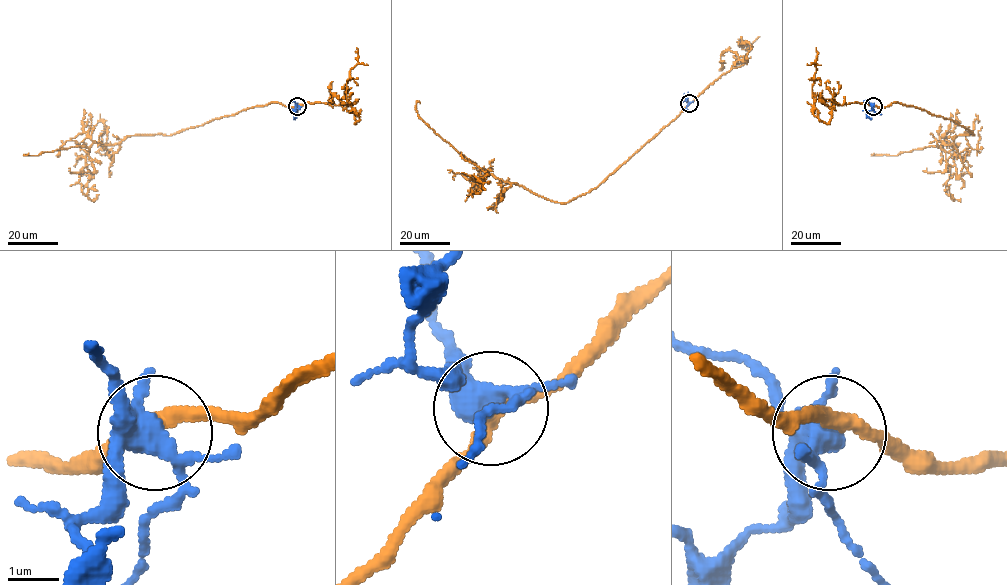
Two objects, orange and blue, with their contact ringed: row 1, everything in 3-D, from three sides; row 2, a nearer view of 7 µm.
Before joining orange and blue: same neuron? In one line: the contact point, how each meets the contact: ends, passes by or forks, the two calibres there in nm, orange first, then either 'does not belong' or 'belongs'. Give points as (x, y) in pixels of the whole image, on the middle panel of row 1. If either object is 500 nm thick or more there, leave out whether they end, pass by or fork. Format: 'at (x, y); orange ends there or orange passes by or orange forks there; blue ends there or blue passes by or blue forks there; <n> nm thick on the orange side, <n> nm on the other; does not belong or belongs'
at (689, 103); orange passes by; blue forks there; 260 nm thick on the orange side, 400 nm on the other; does not belong

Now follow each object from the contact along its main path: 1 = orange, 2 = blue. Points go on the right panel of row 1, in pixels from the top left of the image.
1: (873, 105), (912, 105), (973, 134), (958, 135), (951, 144), (939, 148), (873, 153)
2: (873, 105), (867, 116), (871, 119)

